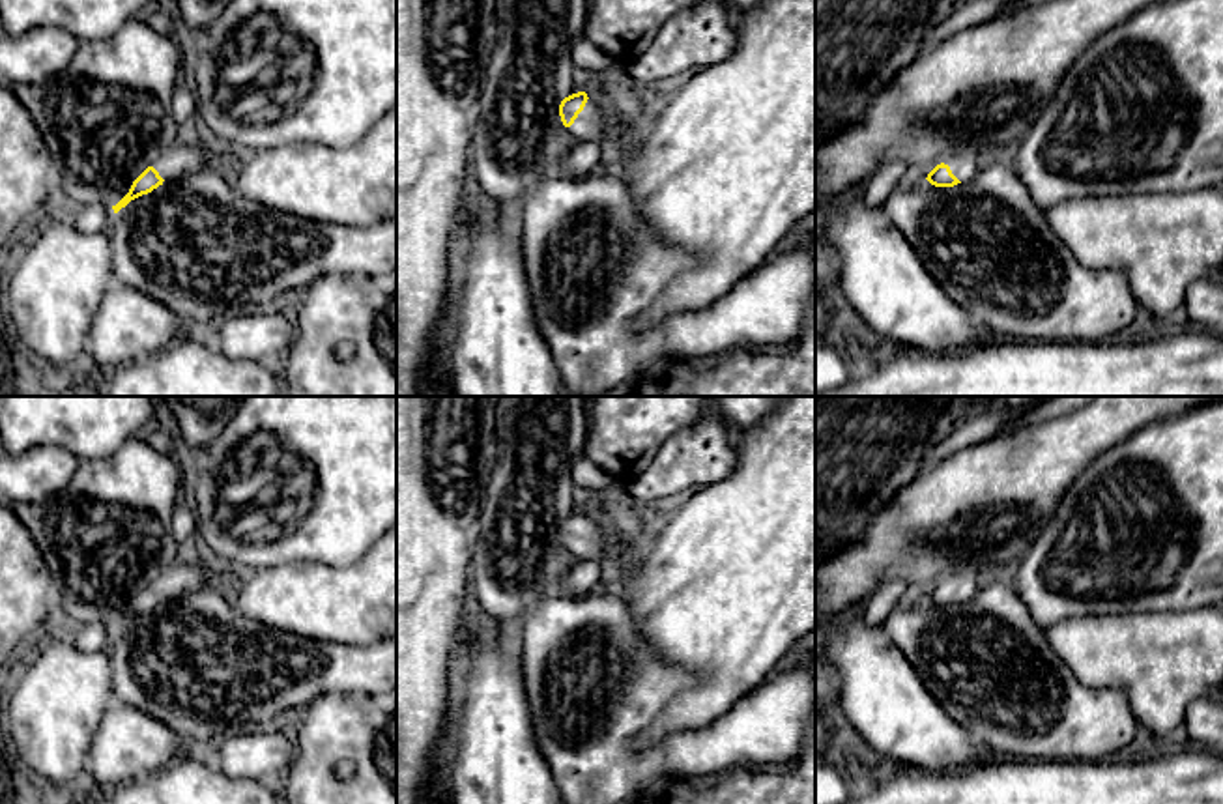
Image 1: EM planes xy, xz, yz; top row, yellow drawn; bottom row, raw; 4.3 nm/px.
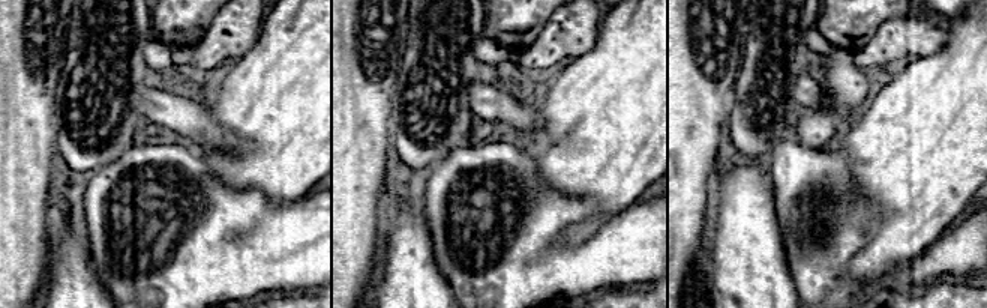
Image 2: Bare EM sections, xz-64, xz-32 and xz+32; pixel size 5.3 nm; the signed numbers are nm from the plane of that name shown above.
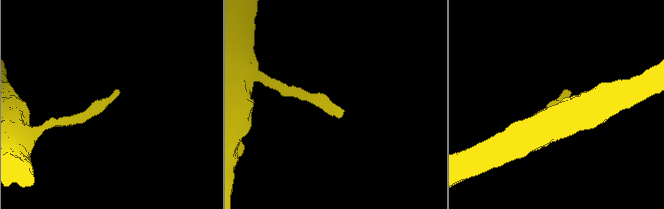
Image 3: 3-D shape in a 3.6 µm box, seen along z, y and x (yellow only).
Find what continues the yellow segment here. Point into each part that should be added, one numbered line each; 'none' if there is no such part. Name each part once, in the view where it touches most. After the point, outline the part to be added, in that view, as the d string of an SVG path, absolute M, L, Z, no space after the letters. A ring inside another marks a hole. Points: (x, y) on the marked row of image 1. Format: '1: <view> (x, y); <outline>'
1: xz (593, 124); M587 99L568 131L580 140L608 142L615 157L636 153L645 140L645 125L628 127L613 122L593 99Z

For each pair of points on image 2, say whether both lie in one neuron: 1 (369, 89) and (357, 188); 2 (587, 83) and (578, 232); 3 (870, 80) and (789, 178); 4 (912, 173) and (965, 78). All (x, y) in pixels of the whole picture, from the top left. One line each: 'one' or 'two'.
1: one
2: one
3: two
4: one

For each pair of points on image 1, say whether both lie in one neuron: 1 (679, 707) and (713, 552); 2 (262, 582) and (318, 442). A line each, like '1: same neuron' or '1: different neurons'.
1: same neuron
2: different neurons

